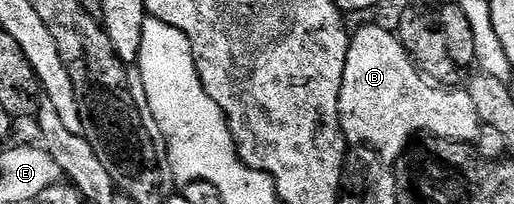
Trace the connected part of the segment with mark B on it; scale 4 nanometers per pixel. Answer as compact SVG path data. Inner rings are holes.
M362 27L350 35L340 89L340 125L347 144L363 143L387 164L394 165L419 133L473 144L483 121L476 113L476 104L472 102L469 90L431 83L411 61L410 54L393 30Z

